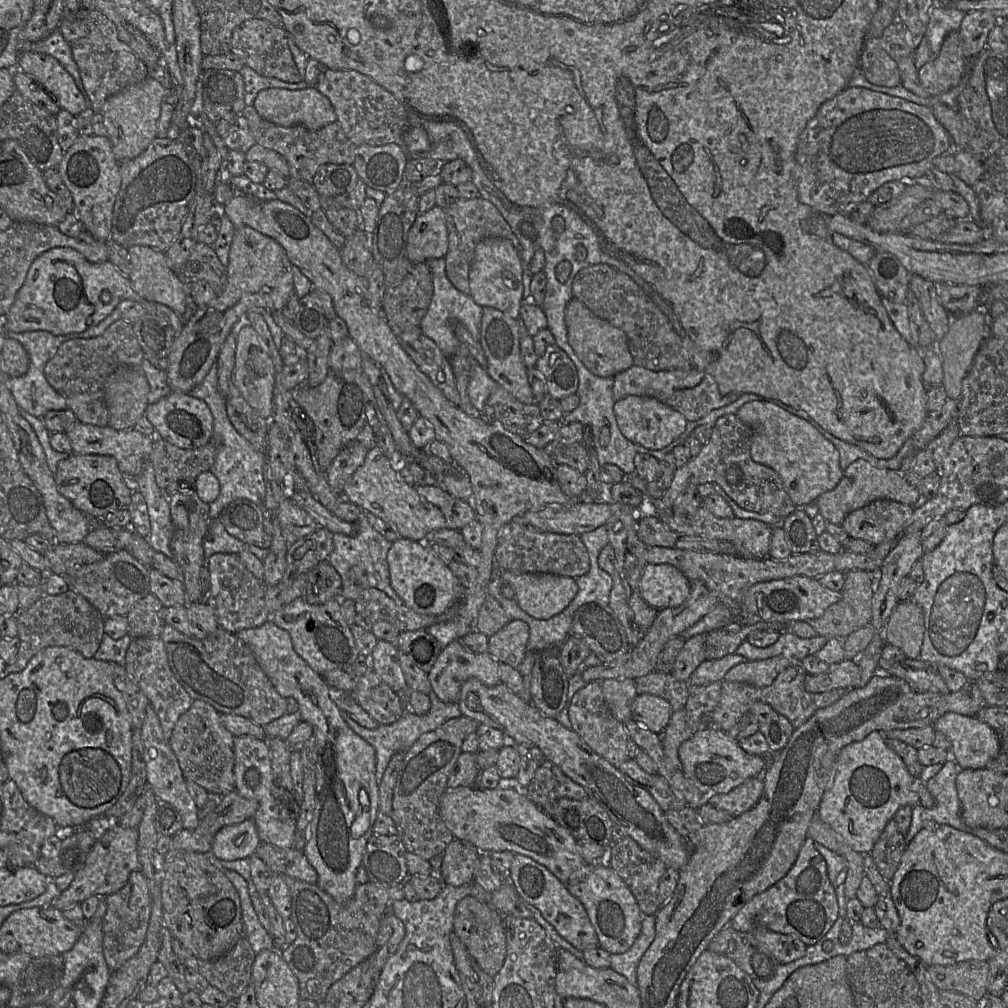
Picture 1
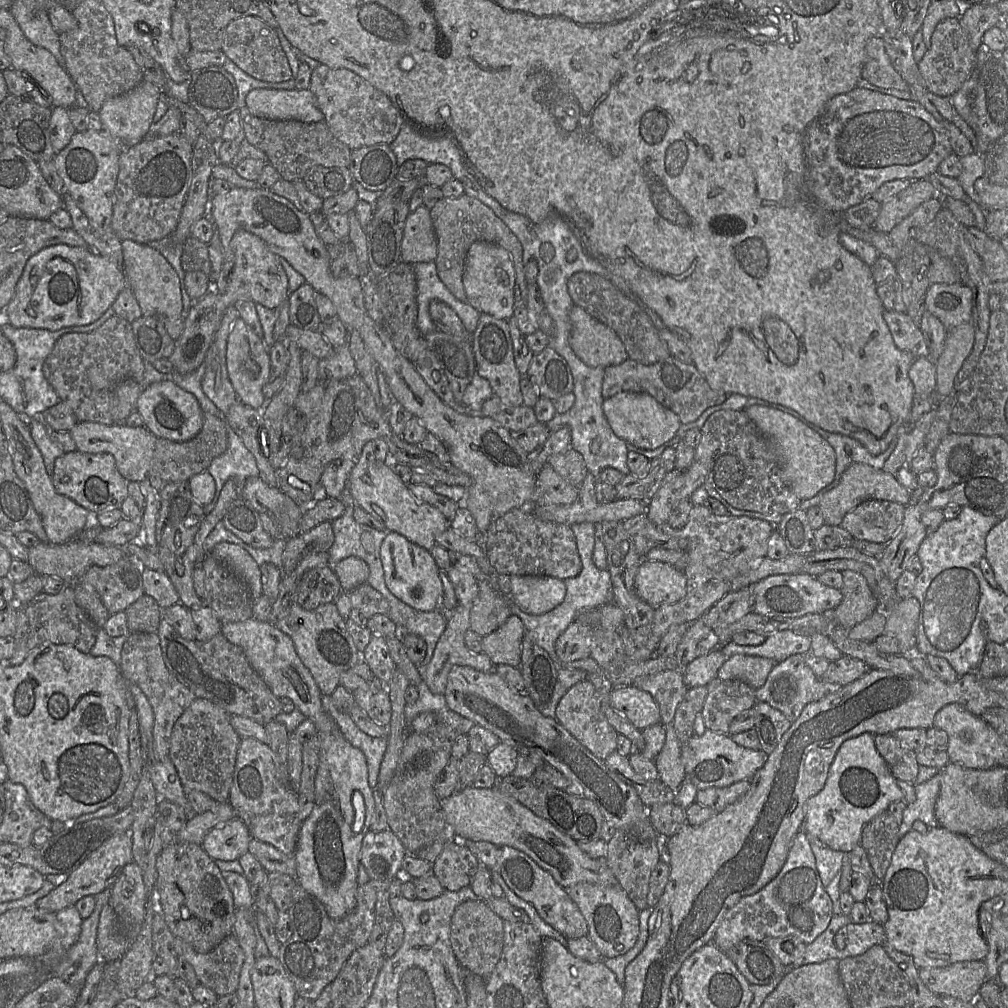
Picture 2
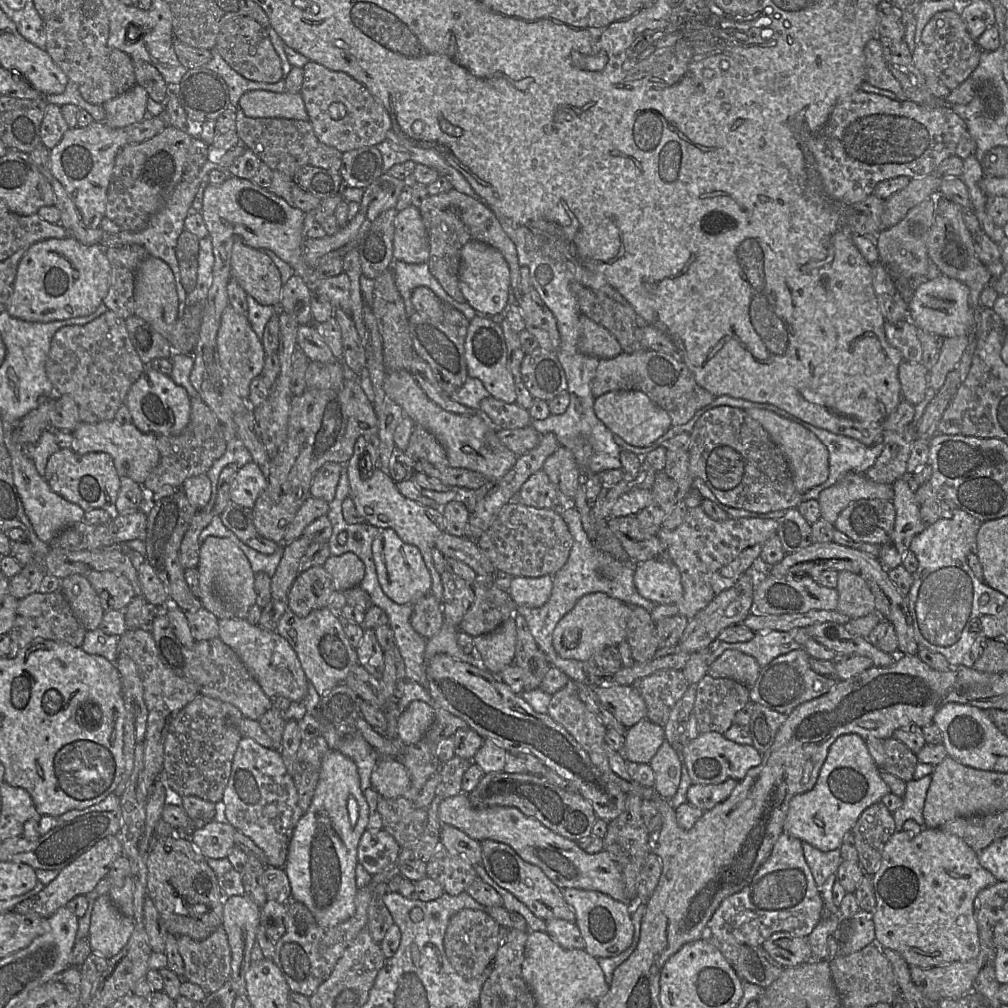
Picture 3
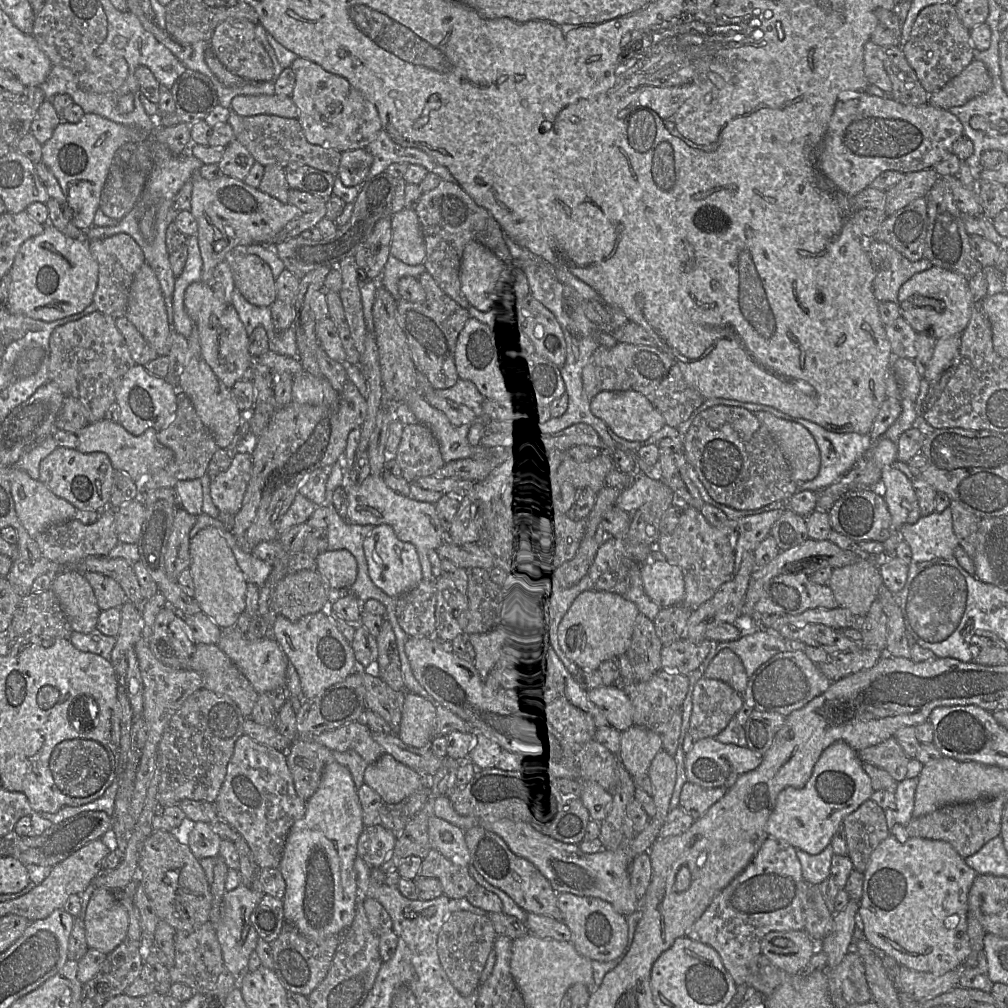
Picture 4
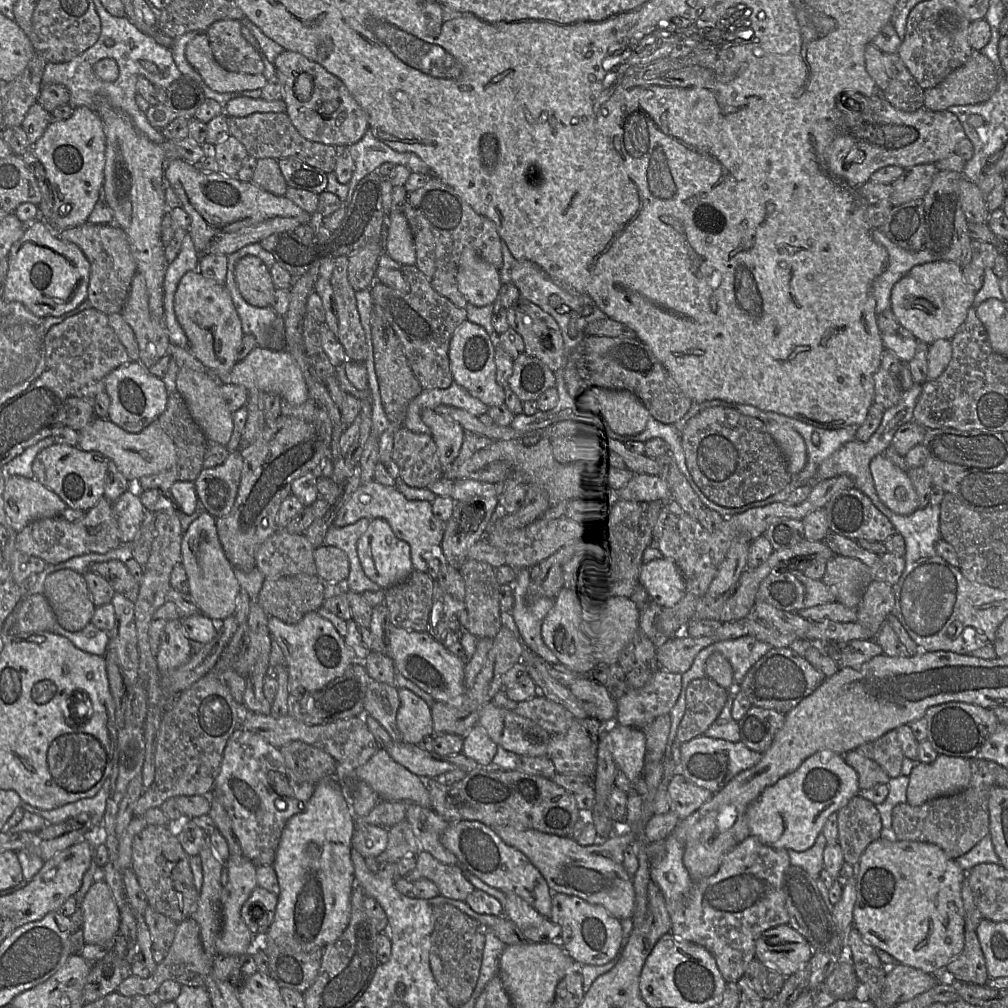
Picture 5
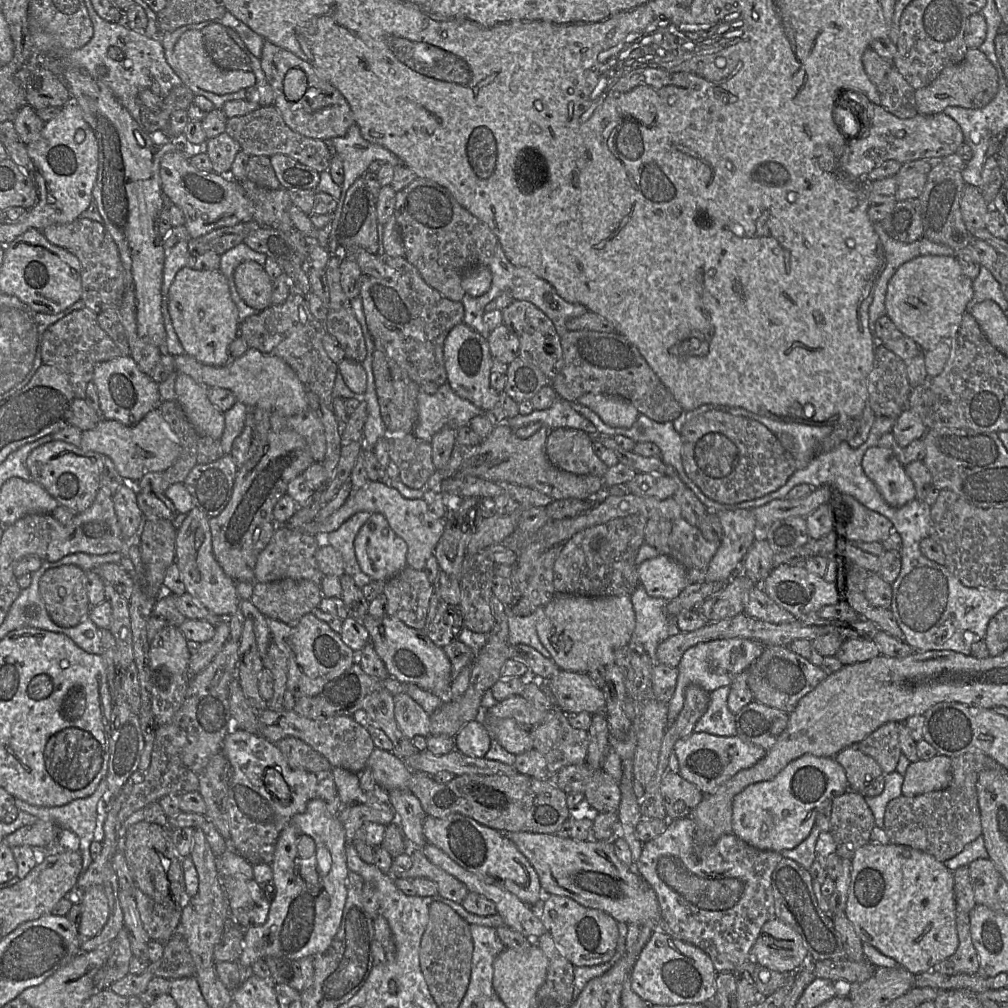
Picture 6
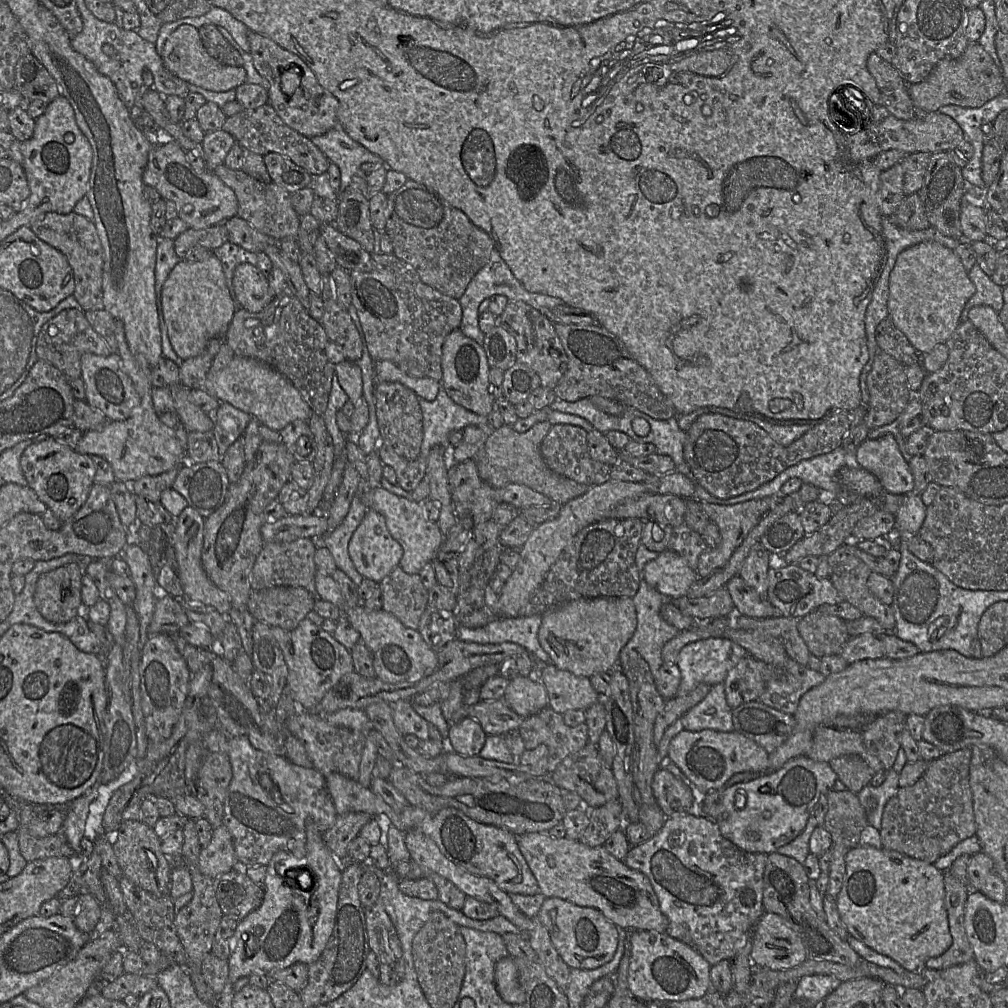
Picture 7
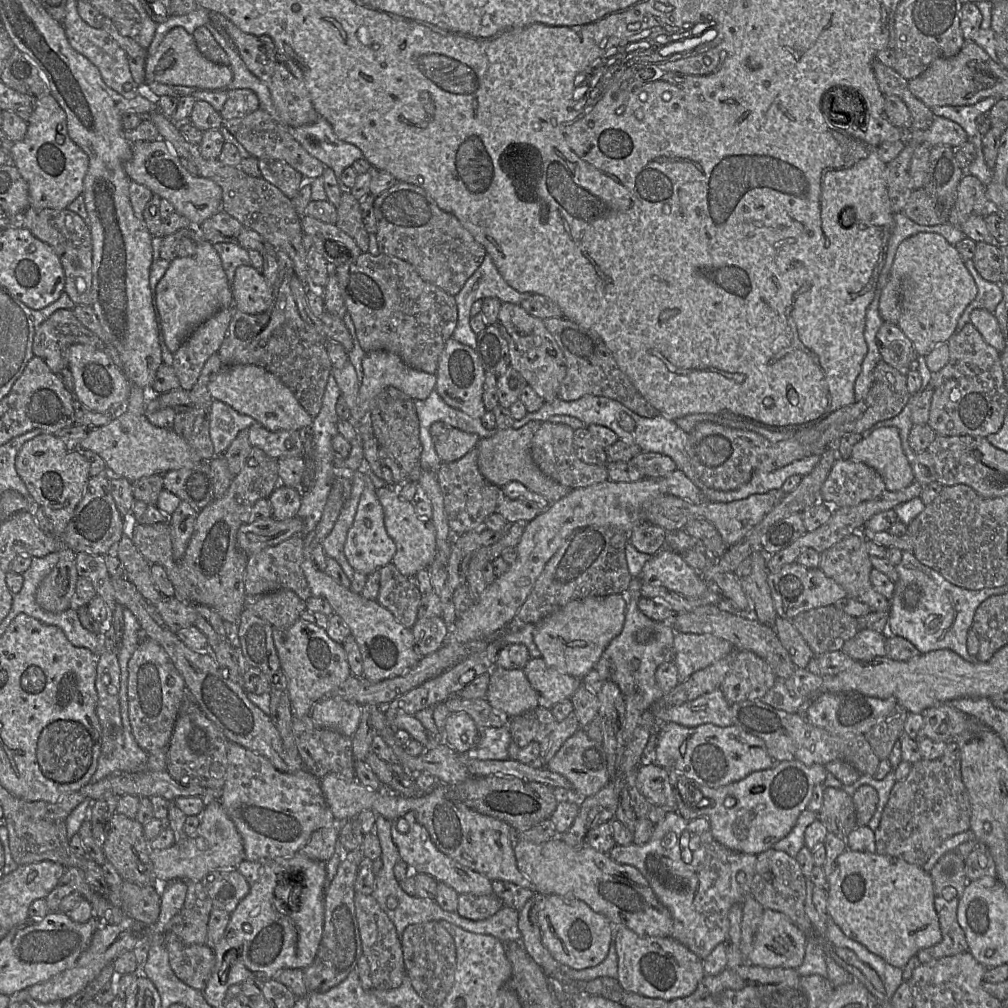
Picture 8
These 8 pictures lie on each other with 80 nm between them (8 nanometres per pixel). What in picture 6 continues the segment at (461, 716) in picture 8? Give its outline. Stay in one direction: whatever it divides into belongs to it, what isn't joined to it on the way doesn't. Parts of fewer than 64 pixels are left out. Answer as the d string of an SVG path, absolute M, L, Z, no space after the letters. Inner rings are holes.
M481 719L465 724L454 736L456 750L469 757L485 758L493 737Z

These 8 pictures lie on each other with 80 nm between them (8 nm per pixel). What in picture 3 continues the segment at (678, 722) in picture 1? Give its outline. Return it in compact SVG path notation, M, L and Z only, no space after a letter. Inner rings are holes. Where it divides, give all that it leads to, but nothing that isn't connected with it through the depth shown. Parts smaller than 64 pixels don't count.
M664 739L650 761L655 774L654 789L659 797L670 800L677 792L681 779L682 757Z

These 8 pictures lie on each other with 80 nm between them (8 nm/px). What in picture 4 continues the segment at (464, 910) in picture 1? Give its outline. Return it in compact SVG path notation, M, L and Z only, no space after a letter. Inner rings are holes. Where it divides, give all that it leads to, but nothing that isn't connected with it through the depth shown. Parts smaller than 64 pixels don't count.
M469 911L453 912L443 923L437 938L438 956L443 970L460 995L469 996L477 987L497 936L488 917Z

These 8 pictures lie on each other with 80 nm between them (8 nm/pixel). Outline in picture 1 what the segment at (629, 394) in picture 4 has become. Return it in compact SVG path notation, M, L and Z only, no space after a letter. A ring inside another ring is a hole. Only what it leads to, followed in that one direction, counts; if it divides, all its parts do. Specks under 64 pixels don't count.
M630 395L615 402L614 414L621 433L636 445L660 450L676 440L686 429L687 420L671 406L649 396Z

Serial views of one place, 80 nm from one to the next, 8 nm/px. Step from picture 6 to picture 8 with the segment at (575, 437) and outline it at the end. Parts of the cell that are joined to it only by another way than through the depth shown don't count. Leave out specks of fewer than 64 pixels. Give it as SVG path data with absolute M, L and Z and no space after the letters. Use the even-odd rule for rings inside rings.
M549 421L542 423L531 442L531 455L534 463L549 478L570 487L584 488L608 479L608 467L604 464L587 464L577 455L573 445L574 429L565 424Z

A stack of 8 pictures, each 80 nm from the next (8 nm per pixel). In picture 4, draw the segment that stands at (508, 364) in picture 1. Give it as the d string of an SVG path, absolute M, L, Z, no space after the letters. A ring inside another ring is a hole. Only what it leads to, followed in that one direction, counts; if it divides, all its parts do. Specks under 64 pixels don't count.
M470 318L457 340L455 364L459 378L474 383L478 391L486 400L508 403L512 386L506 382L500 370L500 344L497 332L492 327L483 324L474 318Z

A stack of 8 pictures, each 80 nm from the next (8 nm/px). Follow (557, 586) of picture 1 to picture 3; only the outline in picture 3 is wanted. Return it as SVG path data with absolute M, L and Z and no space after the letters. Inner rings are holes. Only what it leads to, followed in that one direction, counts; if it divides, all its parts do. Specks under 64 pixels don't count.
M553 575L536 578L514 577L509 594L518 606L538 608L550 598L553 588Z

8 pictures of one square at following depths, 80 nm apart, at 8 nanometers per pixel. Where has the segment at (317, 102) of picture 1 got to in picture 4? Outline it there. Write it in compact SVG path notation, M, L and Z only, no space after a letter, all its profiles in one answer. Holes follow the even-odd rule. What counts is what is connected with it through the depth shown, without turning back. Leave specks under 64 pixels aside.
M242 95L231 102L231 110L240 116L275 115L284 118L298 118L298 108L291 96Z

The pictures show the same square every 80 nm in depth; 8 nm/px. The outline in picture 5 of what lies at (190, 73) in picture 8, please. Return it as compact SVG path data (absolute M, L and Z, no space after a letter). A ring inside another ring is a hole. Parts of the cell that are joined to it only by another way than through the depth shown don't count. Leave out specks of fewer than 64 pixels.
M205 33L196 34L187 44L185 57L201 76L202 83L219 93L262 89L268 83L262 74L236 73L221 67L213 56Z

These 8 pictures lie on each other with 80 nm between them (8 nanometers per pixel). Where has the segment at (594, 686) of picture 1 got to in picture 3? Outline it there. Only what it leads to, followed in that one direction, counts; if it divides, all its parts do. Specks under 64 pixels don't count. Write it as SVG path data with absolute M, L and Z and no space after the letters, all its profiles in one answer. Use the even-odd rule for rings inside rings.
M570 679L568 684L552 695L547 714L558 724L562 725L587 752L604 744L607 728L601 723L595 714L590 712L578 695L577 682Z

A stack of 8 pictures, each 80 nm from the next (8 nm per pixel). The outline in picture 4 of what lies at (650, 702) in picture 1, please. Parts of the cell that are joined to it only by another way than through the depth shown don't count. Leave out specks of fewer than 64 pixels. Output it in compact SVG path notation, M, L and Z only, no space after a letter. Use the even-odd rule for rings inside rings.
M603 685L587 690L588 698L604 713L609 724L619 731L633 724L633 709L625 689L620 685Z

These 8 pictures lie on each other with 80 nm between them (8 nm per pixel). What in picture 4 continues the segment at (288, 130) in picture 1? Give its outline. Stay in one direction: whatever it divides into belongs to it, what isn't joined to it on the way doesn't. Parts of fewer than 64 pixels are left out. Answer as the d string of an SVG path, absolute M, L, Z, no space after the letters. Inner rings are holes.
M230 109L228 123L233 129L235 139L263 166L279 165L284 169L291 163L299 163L333 175L338 173L341 153L309 143L297 119L264 114L240 116Z

